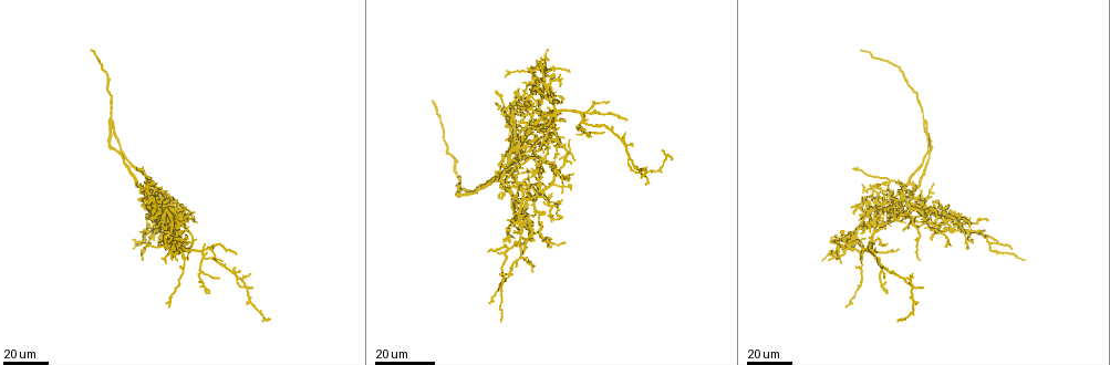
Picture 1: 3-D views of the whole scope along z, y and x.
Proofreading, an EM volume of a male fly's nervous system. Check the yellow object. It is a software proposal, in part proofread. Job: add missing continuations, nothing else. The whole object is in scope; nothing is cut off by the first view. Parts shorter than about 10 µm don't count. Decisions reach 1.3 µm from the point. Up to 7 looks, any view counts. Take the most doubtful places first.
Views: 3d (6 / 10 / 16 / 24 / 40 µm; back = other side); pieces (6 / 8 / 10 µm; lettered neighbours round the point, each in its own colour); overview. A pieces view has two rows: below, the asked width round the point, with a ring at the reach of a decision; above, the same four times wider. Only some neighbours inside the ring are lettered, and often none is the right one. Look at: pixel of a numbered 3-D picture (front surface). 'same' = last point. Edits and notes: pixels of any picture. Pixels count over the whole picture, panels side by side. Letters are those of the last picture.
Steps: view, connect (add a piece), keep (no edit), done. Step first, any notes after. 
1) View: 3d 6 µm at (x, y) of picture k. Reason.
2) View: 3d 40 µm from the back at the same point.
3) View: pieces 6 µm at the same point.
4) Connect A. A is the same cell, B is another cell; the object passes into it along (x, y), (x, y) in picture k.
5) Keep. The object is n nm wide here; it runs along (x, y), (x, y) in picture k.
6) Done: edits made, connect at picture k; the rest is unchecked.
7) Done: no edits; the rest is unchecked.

View: 3d 40 µm at (140, 167) of picture 1.

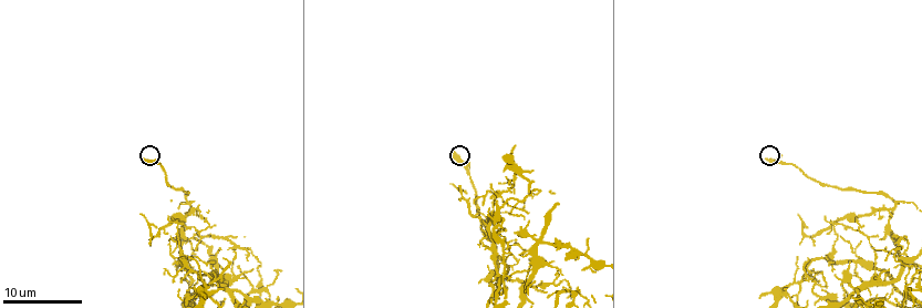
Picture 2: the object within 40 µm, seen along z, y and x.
View: pieces 8 µm at (142, 158) of picture 2.

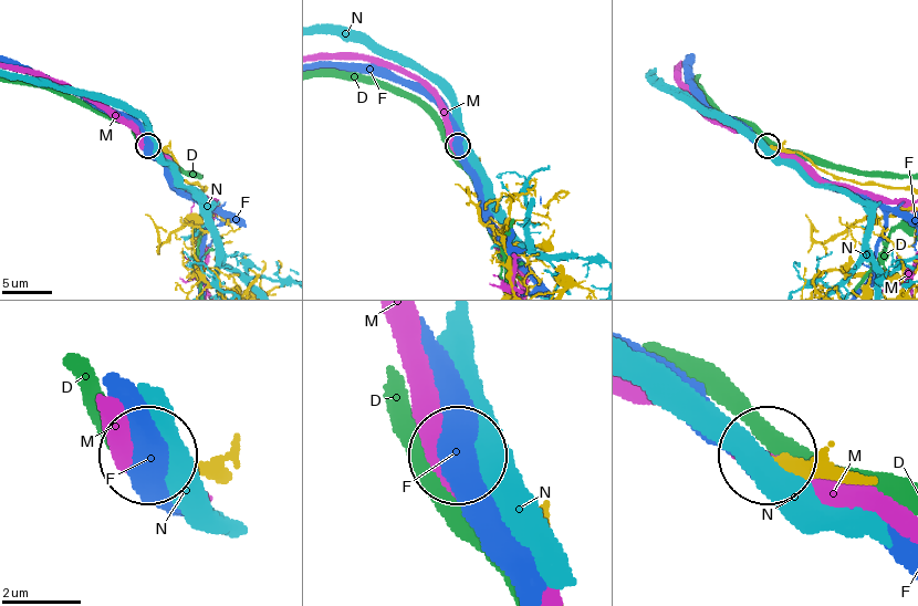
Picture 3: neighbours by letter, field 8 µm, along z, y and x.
Keep. The object is 320 nm wide here; D, F, M and N are other cells; none of them fits.

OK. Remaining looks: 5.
View: 3d 40 µm at (431, 102) of picture 1. Long arm stops here.

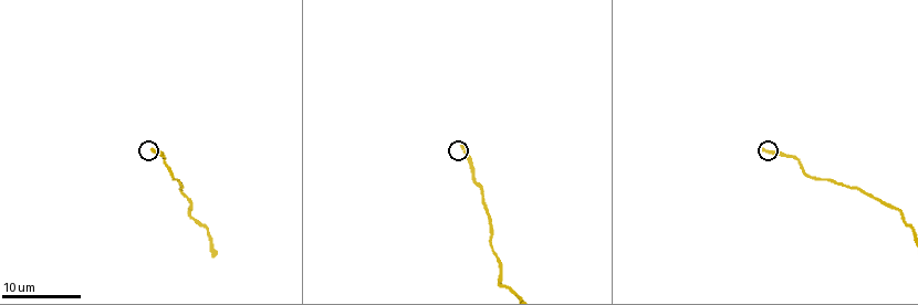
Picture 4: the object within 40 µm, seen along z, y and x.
View: pieces 6 µm at (763, 149) of picture 4.

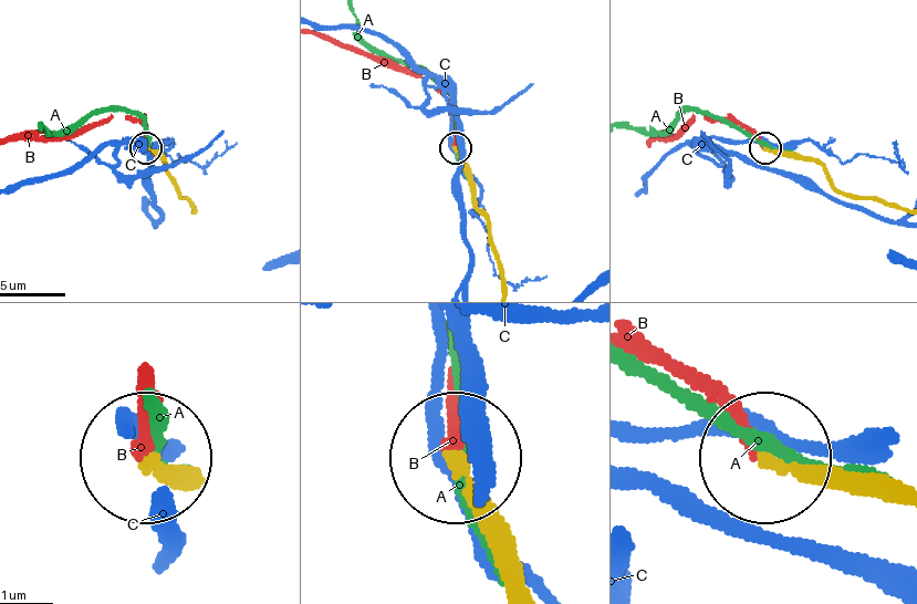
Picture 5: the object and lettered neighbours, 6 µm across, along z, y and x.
Connect B. B is the same cell, A and C are other cells; the object passes into it along (895, 500), (763, 469), (710, 398), (631, 358) in picture 5; it goes on there.

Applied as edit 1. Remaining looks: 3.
View: 3d 40 µm at (966, 247) of picture 1. End of a long branch.

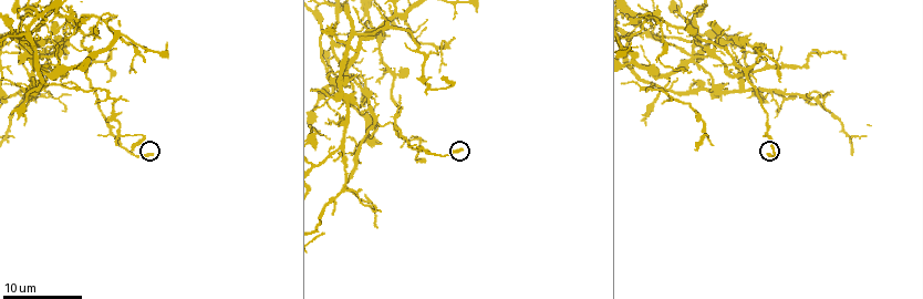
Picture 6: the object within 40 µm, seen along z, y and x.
View: pieces 8 µm at (150, 153) of picture 6.

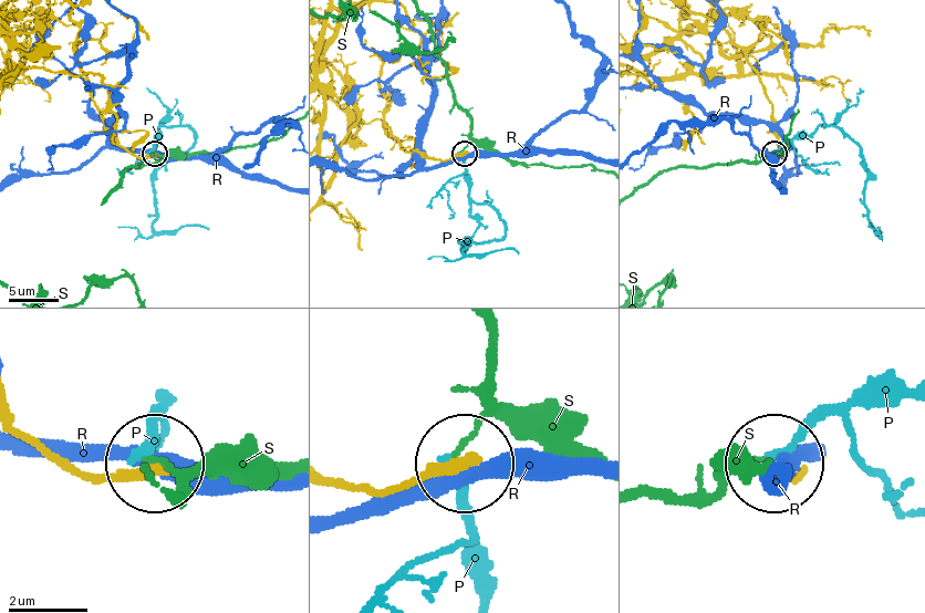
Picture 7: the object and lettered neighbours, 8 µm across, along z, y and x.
Keep. P, R and S are other cells; it runs along (20, 427), (100, 477), (156, 470) in picture 7; no lettered piece goes on from it.

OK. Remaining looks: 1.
Done: edits made, connect at picture 5; the rest is unchecked.

